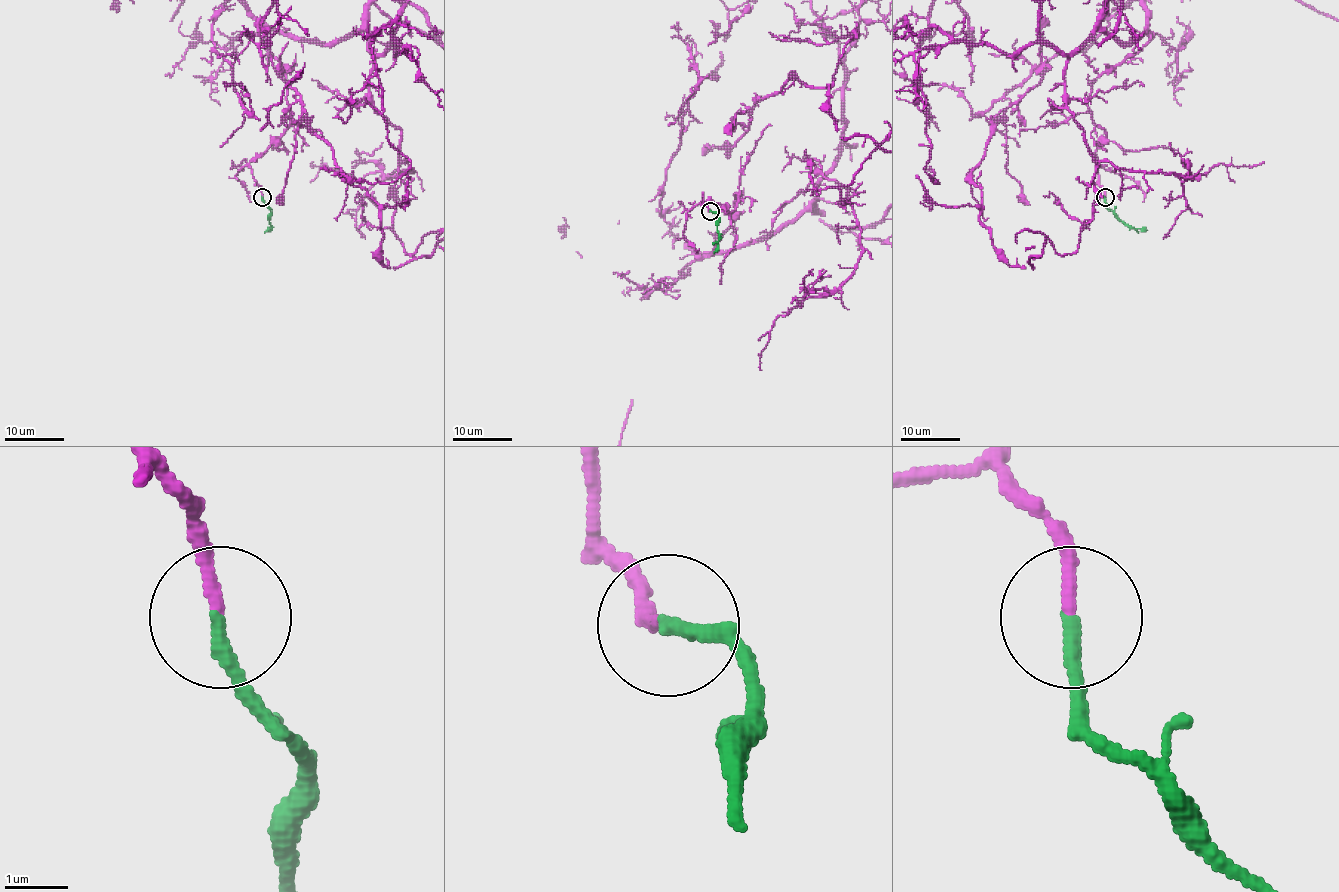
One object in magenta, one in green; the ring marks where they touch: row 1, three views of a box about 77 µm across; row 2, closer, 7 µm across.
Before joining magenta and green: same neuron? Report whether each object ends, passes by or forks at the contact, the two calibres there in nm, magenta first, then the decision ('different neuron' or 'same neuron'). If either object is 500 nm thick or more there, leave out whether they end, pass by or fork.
magenta ends; green ends; calibres 190 and 240 nm; same neuron

